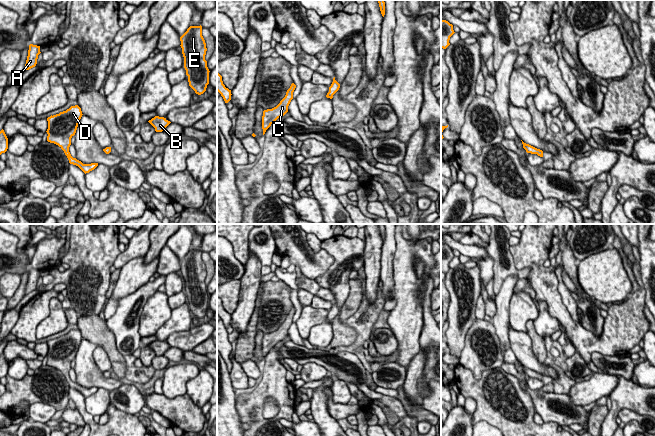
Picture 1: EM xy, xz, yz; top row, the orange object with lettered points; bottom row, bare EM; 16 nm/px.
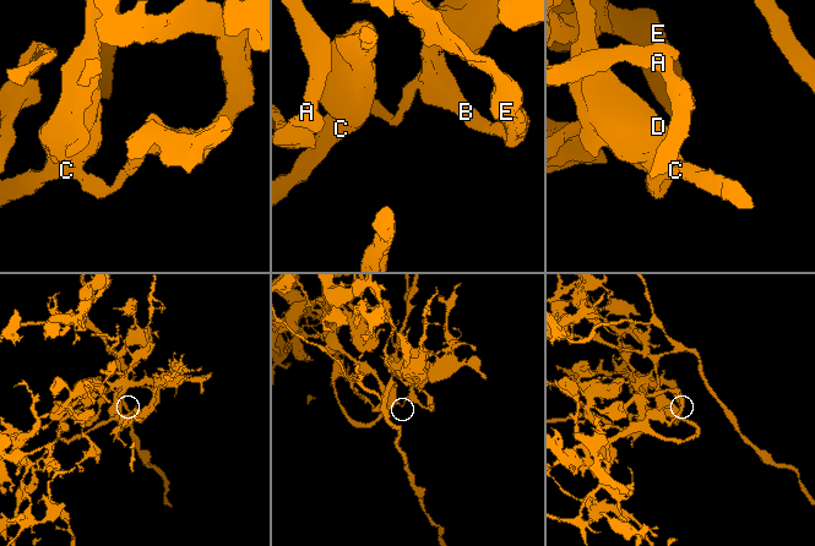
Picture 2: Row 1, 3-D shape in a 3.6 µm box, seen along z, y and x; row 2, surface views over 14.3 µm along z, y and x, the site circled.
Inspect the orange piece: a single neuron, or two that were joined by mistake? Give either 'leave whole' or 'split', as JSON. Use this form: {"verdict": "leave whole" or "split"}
{"verdict": "leave whole"}

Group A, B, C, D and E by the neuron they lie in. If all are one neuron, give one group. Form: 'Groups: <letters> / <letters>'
Groups: A B C D E

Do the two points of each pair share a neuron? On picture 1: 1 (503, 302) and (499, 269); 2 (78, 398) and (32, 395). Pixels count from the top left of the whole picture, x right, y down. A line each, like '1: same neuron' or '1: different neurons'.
1: different neurons
2: different neurons

